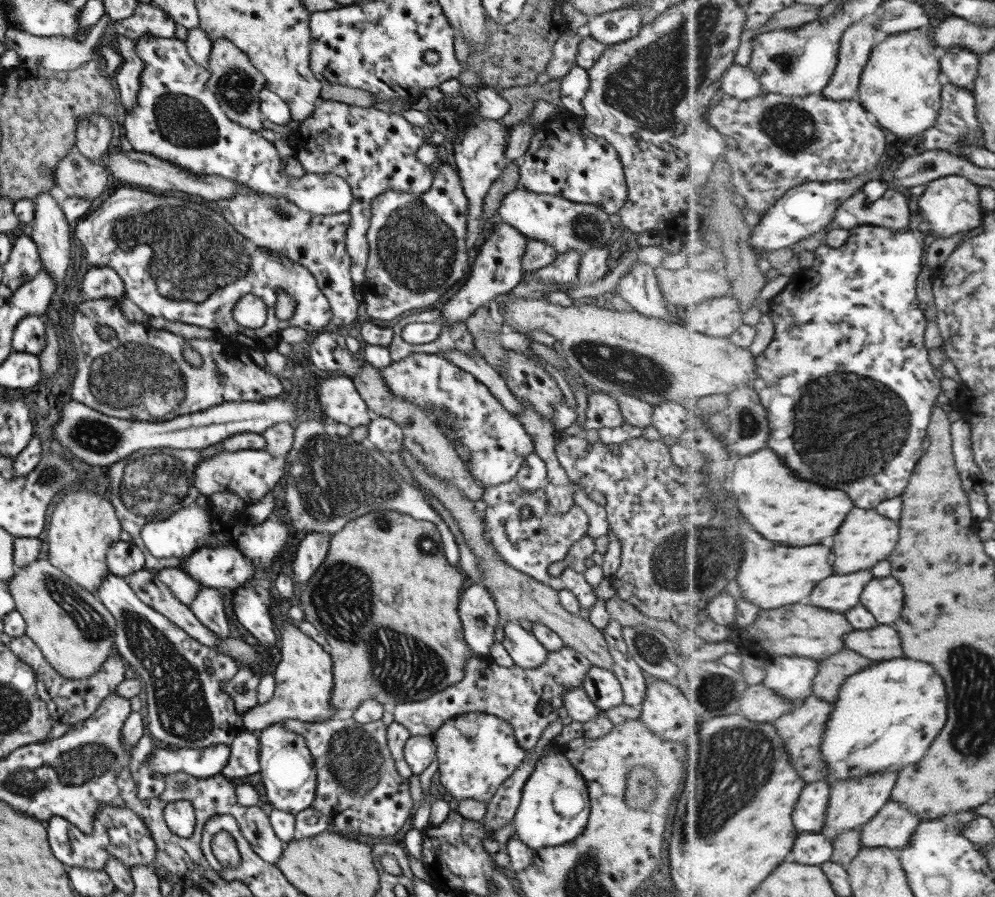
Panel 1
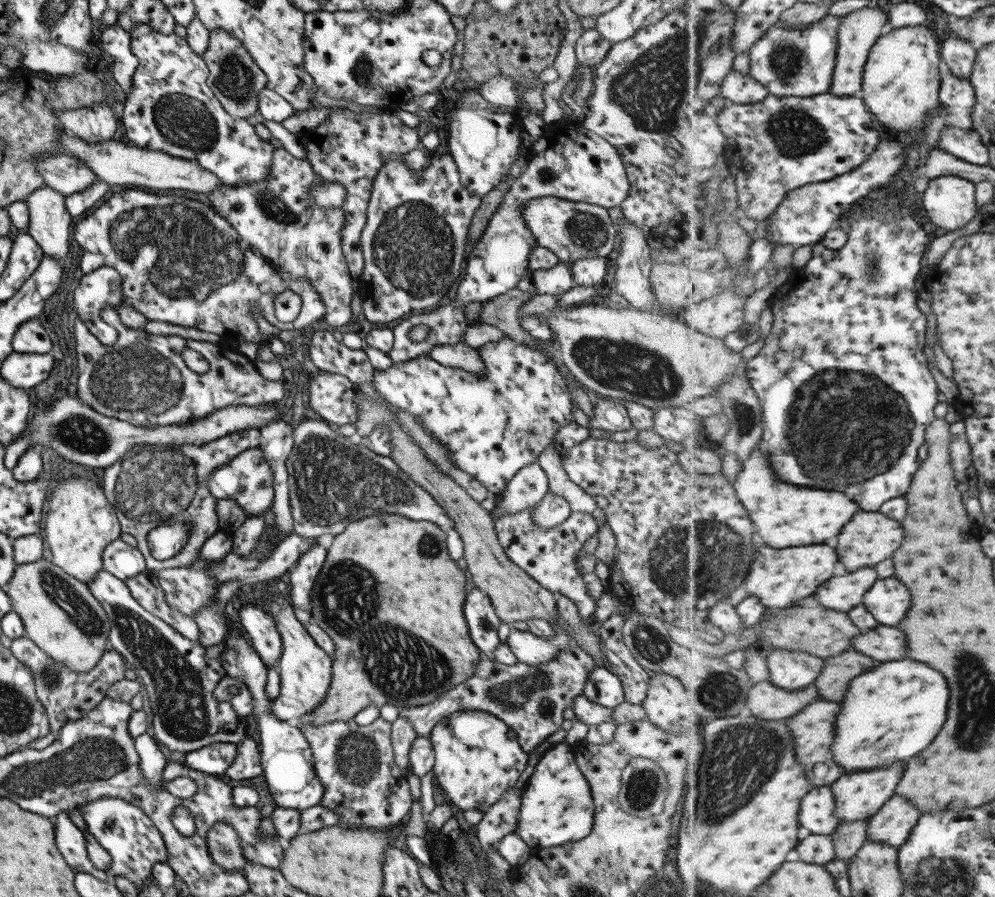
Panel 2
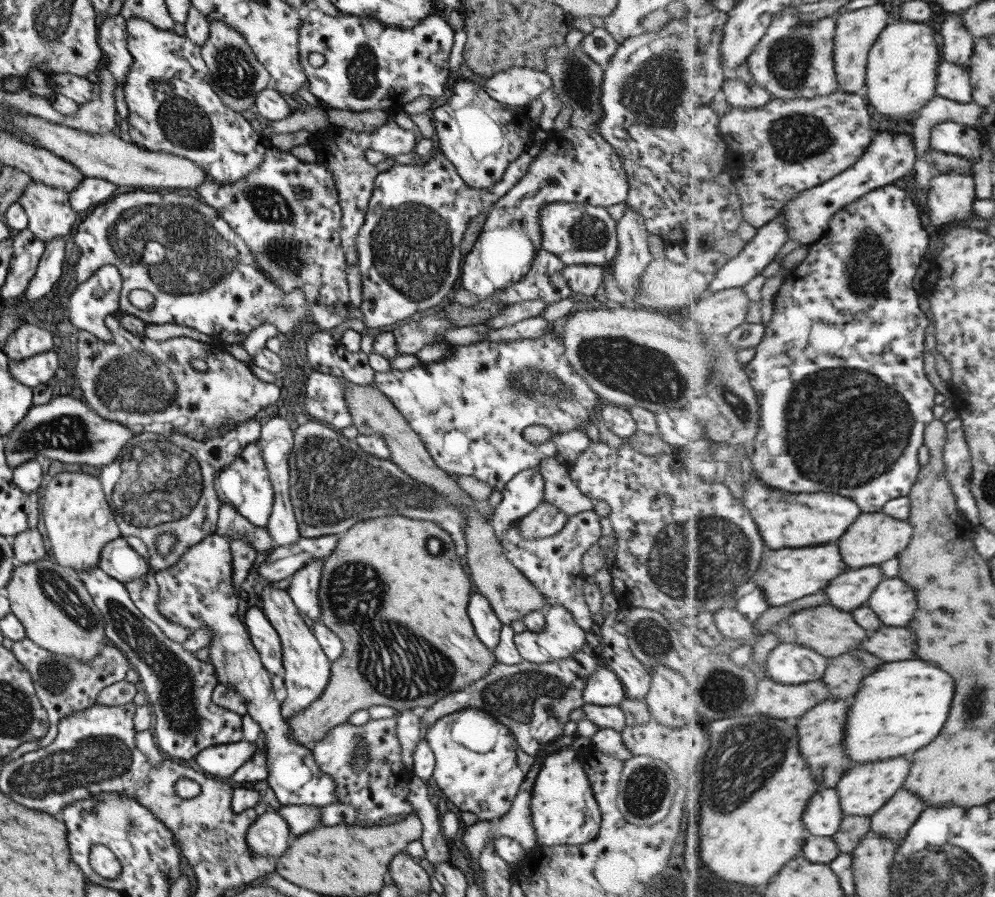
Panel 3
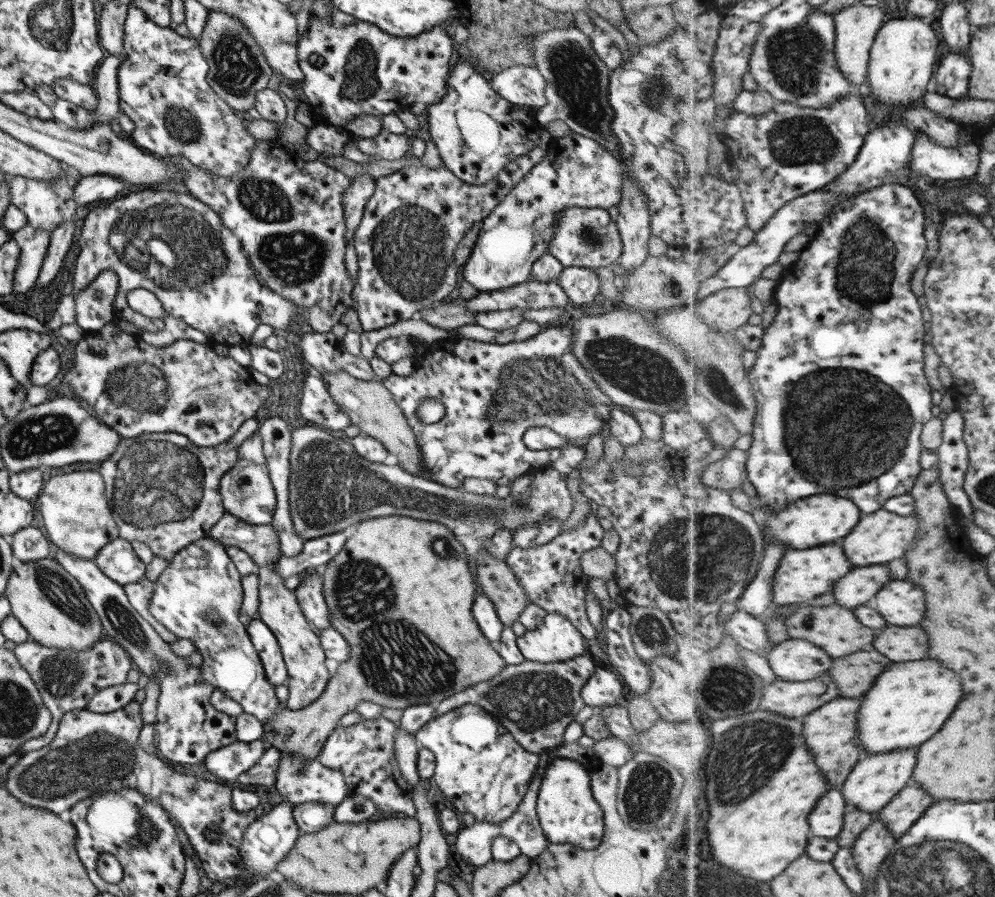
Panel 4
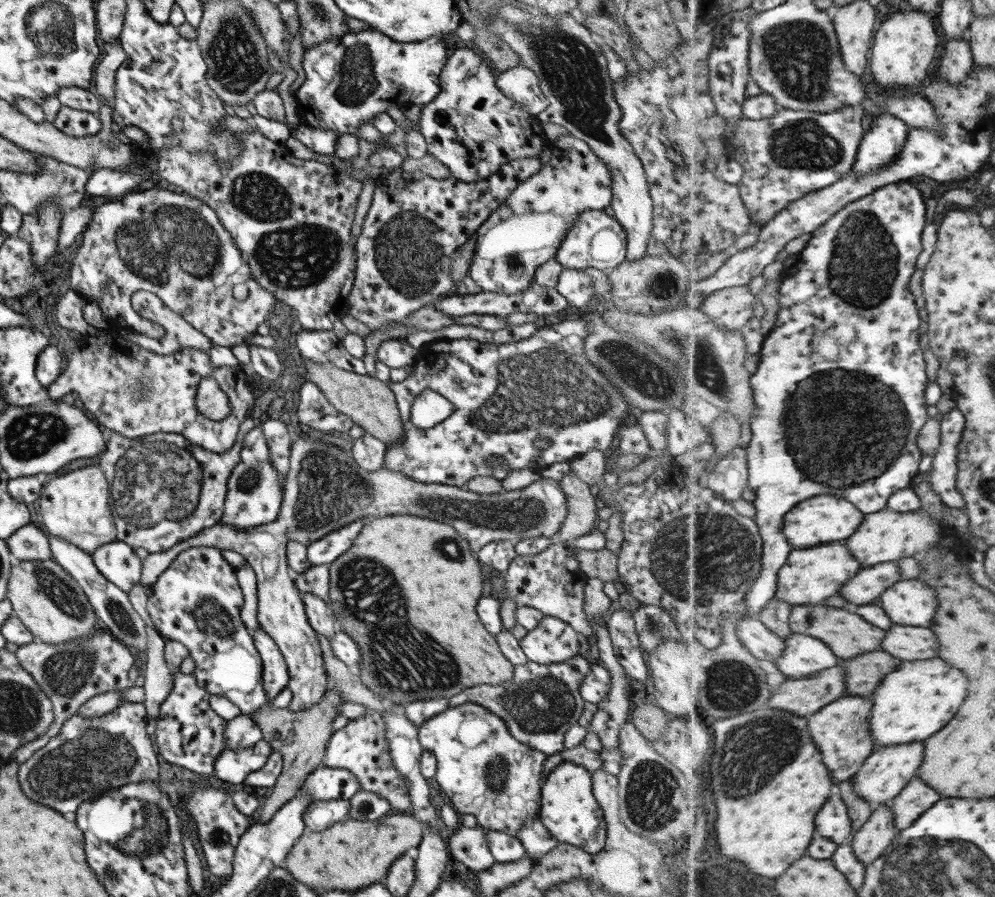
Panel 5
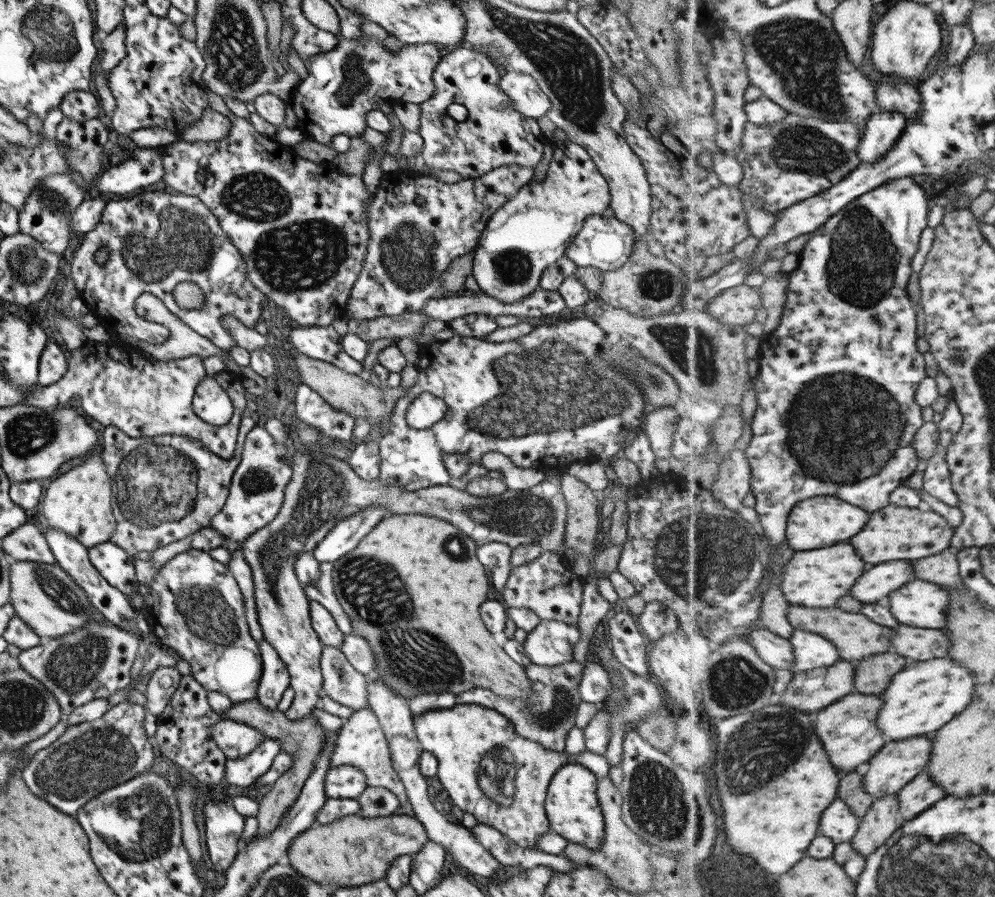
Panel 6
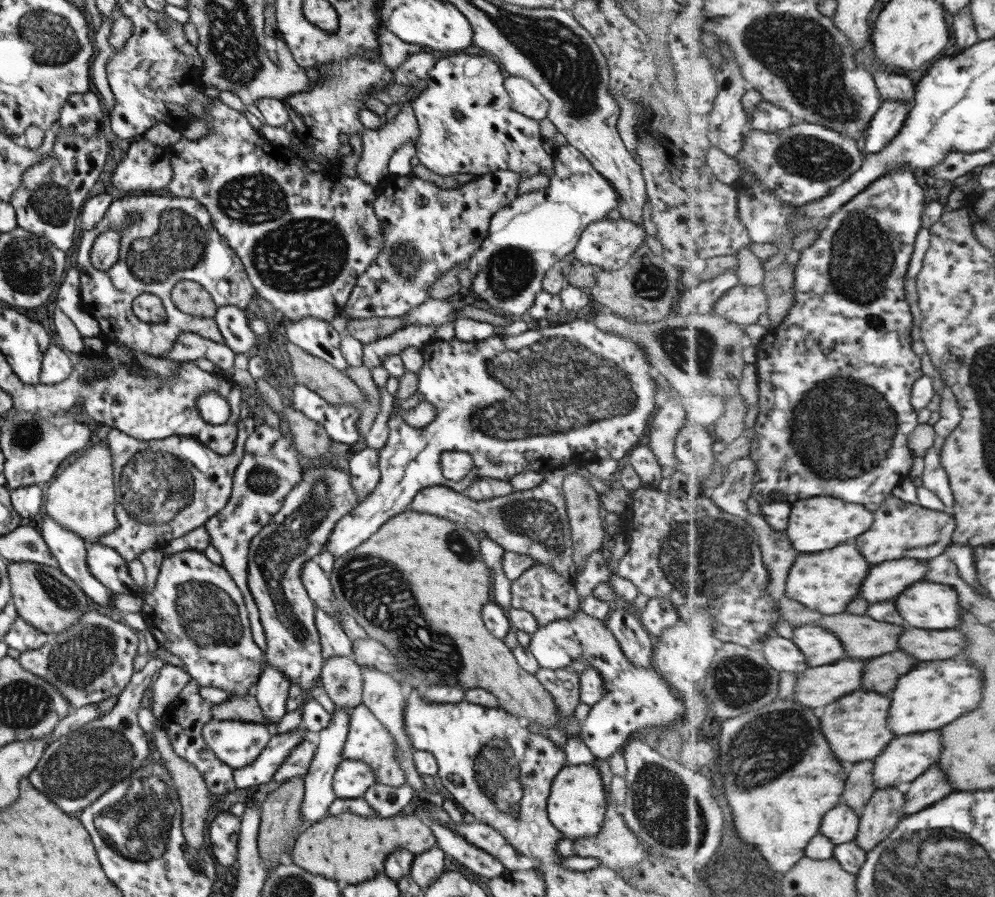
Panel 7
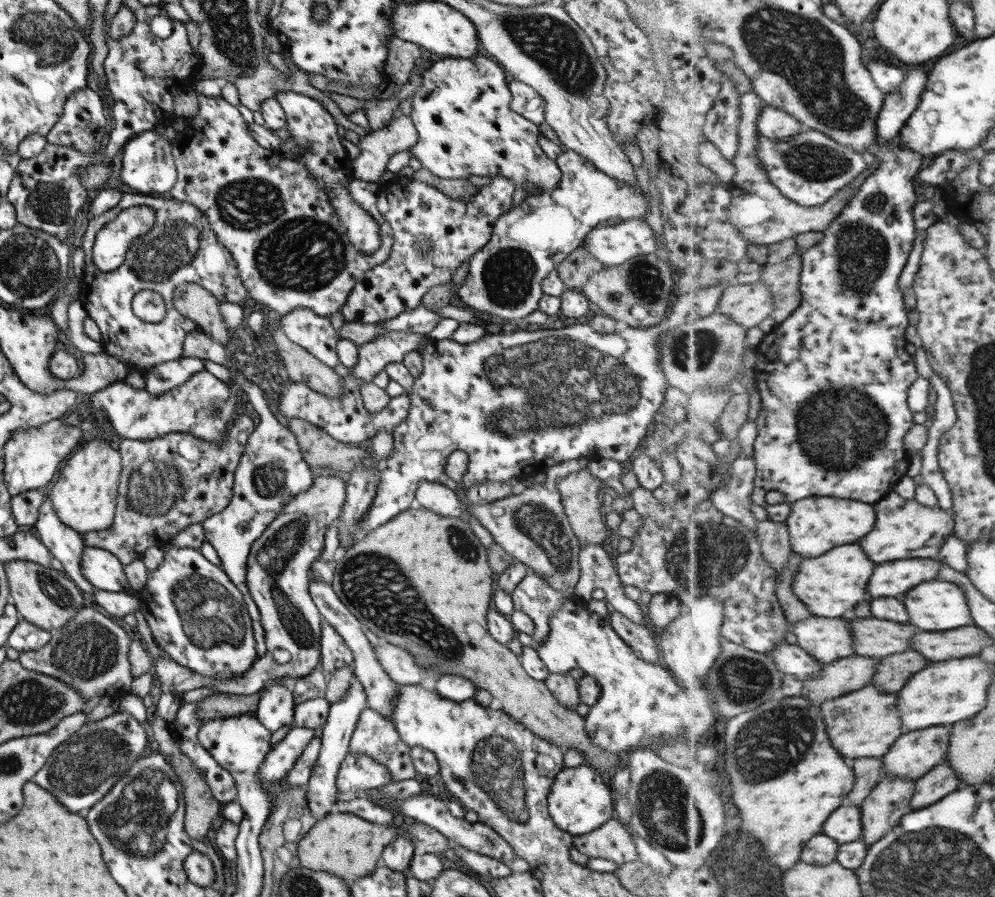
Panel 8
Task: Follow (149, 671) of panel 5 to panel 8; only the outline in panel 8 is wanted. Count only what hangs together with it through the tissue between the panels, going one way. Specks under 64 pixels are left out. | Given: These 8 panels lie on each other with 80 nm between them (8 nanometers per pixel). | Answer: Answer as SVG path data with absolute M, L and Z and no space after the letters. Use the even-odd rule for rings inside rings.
M317 476L313 479L313 484L307 490L296 494L267 525L267 528L259 535L259 538L252 542L249 556L246 560L246 587L259 612L260 624L264 631L265 655L257 659L243 676L237 676L237 678L231 678L231 680L225 680L225 682L215 682L211 678L203 678L199 674L193 674L191 670L170 660L166 655L161 656L157 660L152 660L152 664L157 680L160 683L162 694L171 694L172 697L178 697L181 692L207 687L207 689L211 689L215 693L251 695L263 689L265 683L269 683L269 681L275 681L275 679L283 676L291 677L292 680L303 678L303 676L307 676L311 670L319 666L322 616L319 615L317 607L308 593L309 572L311 563L319 558L321 554L323 533L329 524L335 522L344 498L345 485L343 485L341 479ZM275 649L285 650L289 654L289 662L284 664L275 662L273 660L273 650Z

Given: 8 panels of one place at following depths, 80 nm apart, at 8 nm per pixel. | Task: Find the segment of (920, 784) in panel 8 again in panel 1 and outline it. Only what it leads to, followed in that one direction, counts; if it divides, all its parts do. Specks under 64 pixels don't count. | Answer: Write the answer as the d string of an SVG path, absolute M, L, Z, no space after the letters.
M888 801L881 812L863 826L862 846L905 849L921 822L923 820L918 814L912 813L900 802Z

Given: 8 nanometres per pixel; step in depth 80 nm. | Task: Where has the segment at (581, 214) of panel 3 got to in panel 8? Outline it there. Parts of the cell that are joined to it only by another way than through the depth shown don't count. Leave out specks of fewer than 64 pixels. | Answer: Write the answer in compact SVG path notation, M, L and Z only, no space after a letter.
M641 218L623 220L612 226L600 224L584 236L581 245L603 266L611 268L633 256L653 253L654 227L651 221Z

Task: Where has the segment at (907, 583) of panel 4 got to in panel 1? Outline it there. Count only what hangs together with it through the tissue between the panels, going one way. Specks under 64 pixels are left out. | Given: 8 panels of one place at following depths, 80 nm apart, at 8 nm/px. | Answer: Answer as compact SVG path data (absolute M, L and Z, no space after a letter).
M893 576L875 578L863 592L863 604L881 624L895 624L902 618L906 605L904 586Z

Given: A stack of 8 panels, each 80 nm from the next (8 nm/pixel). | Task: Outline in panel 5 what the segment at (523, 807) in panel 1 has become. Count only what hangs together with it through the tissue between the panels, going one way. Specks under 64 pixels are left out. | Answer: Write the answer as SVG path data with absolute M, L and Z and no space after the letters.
M565 762L548 772L540 790L538 818L547 832L559 843L579 847L589 854L595 854L604 847L606 835L604 816L592 795L590 773L582 766Z

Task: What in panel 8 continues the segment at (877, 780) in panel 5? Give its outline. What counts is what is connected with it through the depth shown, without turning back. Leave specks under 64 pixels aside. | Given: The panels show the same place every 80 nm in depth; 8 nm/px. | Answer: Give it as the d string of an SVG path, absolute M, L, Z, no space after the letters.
M951 726L909 731L882 758L885 775L918 780L947 758Z

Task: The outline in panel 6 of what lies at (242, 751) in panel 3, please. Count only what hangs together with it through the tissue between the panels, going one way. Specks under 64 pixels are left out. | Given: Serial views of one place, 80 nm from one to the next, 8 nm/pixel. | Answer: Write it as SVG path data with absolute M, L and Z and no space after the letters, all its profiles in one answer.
M264 738L243 759L225 759L225 780L229 784L245 787L255 783L259 776L270 769L271 761L279 754L279 743L277 739Z

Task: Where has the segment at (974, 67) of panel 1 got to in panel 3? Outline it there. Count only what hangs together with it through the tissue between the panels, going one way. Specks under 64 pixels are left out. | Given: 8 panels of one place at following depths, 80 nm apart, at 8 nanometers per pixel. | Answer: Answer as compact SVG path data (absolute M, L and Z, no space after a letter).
M951 13L941 24L940 34L944 40L944 60L969 69L976 42L963 22L961 14Z

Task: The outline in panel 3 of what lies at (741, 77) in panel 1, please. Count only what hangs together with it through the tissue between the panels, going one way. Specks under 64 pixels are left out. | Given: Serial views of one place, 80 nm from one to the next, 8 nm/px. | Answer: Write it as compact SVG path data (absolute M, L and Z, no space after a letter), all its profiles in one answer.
M737 76L727 80L722 86L728 100L727 106L743 108L761 108L773 98L772 94L766 89L761 88L753 82L745 82Z

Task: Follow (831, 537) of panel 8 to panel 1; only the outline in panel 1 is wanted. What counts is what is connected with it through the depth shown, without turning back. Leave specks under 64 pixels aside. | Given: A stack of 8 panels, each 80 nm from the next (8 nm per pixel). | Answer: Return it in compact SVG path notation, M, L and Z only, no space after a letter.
M770 446L752 455L735 456L729 490L736 498L743 516L765 538L783 546L811 546L835 536L855 502L843 490L829 490L819 484L797 478L777 451Z

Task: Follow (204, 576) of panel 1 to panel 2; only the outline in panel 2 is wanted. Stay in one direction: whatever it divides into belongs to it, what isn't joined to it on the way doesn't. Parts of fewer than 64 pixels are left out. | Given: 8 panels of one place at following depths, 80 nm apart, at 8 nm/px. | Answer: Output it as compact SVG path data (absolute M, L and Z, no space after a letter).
M291 533L284 538L281 538L279 542L276 542L273 549L270 550L270 554L265 558L255 558L252 555L239 556L228 550L223 560L210 564L206 571L210 577L213 577L218 586L226 584L226 582L236 580L240 582L241 587L251 586L256 582L263 582L264 580L273 580L273 578L279 578L285 572L290 571L294 564L300 560L300 556L314 546L315 539L303 538L295 533Z

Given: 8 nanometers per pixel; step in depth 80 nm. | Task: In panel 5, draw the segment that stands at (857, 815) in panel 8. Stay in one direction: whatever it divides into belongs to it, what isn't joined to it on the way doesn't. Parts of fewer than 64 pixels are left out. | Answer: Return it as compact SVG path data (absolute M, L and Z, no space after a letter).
M838 790L831 795L831 802L827 802L819 812L817 822L819 822L821 837L832 838L833 842L840 845L853 833L854 826L849 816L848 806Z

